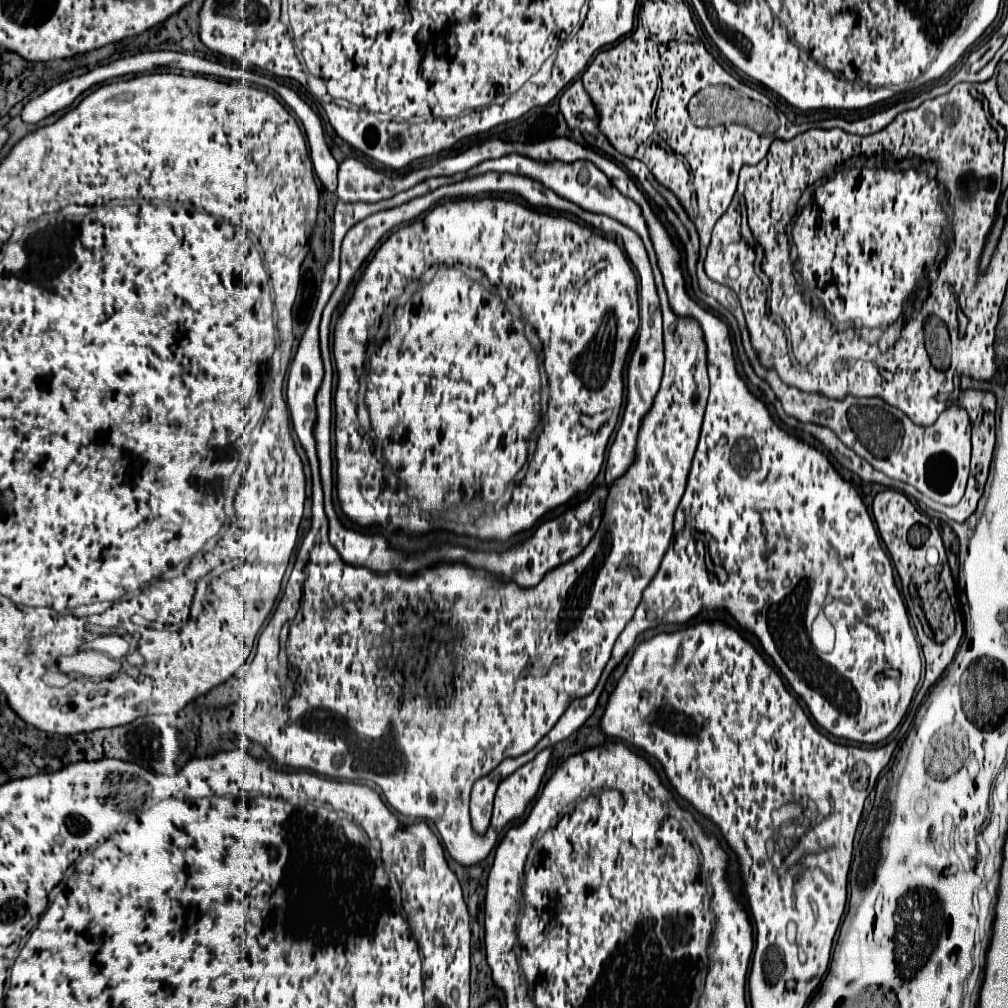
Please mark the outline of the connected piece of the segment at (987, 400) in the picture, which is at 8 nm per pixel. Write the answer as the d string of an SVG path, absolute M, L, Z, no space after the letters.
M959 393L957 399L969 413L973 425L973 455L991 455L995 445L995 395Z

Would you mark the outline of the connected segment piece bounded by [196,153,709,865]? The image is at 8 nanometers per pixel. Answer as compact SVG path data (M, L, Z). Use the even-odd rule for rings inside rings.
M511 153L511 155L507 155L507 157L499 157L499 159L491 159L491 161L483 161L483 163L479 163L477 167L473 167L471 171L467 171L467 173L457 173L457 175L449 175L449 177L431 177L431 179L425 179L425 181L421 181L419 185L415 185L415 187L411 187L411 189L407 189L407 191L401 191L401 193L397 193L397 195L393 195L391 199L383 199L383 201L379 201L379 203L343 203L343 201L337 201L335 203L335 213L333 213L333 251L331 251L331 257L329 257L329 261L325 263L325 273L323 273L323 281L321 281L321 287L319 287L319 297L317 297L317 305L315 305L315 309L313 309L313 315L311 315L311 319L309 319L309 323L307 323L307 329L305 329L305 333L303 333L303 337L301 337L301 341L299 341L299 347L297 347L297 353L295 353L295 357L293 357L293 361L291 361L291 365L289 365L289 379L287 379L287 407L289 407L289 417L291 417L291 425L293 425L293 429L295 429L295 433L297 433L297 437L299 437L299 443L301 443L301 447L305 449L305 453L307 453L307 459L309 459L309 465L311 465L311 483L313 483L313 487L311 487L311 499L313 499L313 507L311 507L311 529L309 529L309 532L306 534L306 536L302 539L301 547L299 547L299 553L297 553L297 561L295 561L295 567L293 567L293 571L289 577L289 581L287 581L287 585L285 587L284 593L280 599L280 601L277 604L277 607L269 620L267 627L265 627L265 631L262 631L259 635L258 641L257 641L257 650L255 653L255 659L251 661L251 665L249 665L249 669L247 669L247 675L243 677L243 681L241 681L241 685L239 685L239 693L238 688L235 685L233 677L228 679L225 683L215 687L212 689L207 695L199 698L196 700L197 705L199 707L205 707L206 709L213 708L222 708L229 704L235 704L238 709L236 710L237 714L240 713L240 718L237 719L236 727L237 731L239 728L240 733L237 734L237 739L235 739L235 747L231 747L231 749L223 749L226 751L233 750L238 748L239 745L239 739L241 735L244 735L248 739L251 739L251 741L257 741L257 743L261 743L267 751L269 751L269 755L279 763L279 765L289 765L289 767L301 767L301 769L309 769L309 771L317 771L319 775L325 775L325 777L335 777L335 779L343 779L343 781L373 781L373 783L377 783L381 789L383 789L383 793L385 793L385 797L387 797L387 801L389 801L389 805L393 807L393 809L397 809L401 815L409 815L409 817L419 817L419 819L427 819L427 821L431 821L433 825L435 825L435 829L437 829L437 833L439 833L439 837L441 837L441 841L443 841L443 845L447 847L447 851L449 851L449 855L455 859L455 861L459 861L461 865L473 865L473 863L479 863L479 861L483 861L487 855L489 855L489 851L493 849L497 843L498 843L498 837L499 833L501 833L501 830L503 830L508 822L513 821L513 819L517 819L517 817L521 817L523 813L525 813L525 807L529 805L529 801L537 795L537 791L539 791L539 785L541 785L541 779L543 779L543 773L545 773L545 769L547 769L547 763L549 763L549 757L551 757L551 749L545 749L545 751L541 751L531 763L525 763L523 767L519 767L513 775L509 775L507 779L503 779L501 783L499 783L499 789L497 789L497 795L495 795L495 807L493 807L493 817L491 817L491 824L487 830L487 833L485 835L479 835L479 833L475 833L473 831L473 827L471 827L471 819L469 819L469 803L470 803L470 794L471 794L471 787L473 787L473 781L477 781L479 777L485 777L487 773L491 773L503 759L507 759L507 757L517 757L517 755L523 755L523 753L527 753L529 749L533 749L537 743L539 743L539 739L543 737L543 735L547 735L549 733L549 729L559 721L559 717L565 713L565 709L569 707L569 703L573 701L573 699L579 699L579 697L583 697L583 695L589 695L593 689L595 689L595 685L597 685L597 681L599 681L599 677L601 677L601 673L603 673L603 669L605 669L605 665L607 665L607 661L609 661L609 657L611 657L611 649L613 649L613 643L615 643L615 639L619 637L619 633L625 629L625 625L631 621L631 617L633 617L633 613L635 613L635 609L637 609L637 605L639 605L639 601L641 601L641 593L643 593L643 589L647 587L647 583L653 579L653 575L655 575L655 571L659 569L659 563L661 563L661 559L663 559L663 553L667 551L667 547L669 547L669 543L671 543L671 539L673 539L673 515L675 515L675 509L677 509L677 505L679 505L679 501L681 501L681 497L683 497L683 493L685 493L685 485L687 485L687 475L689 475L689 467L691 467L691 459L693 459L693 453L695 453L695 447L697 447L697 441L699 441L699 431L701 431L701 423L703 423L703 413L705 413L705 405L707 405L707 395L709 395L709 377L707 377L707 347L705 347L705 339L703 339L703 331L701 331L701 327L699 327L699 323L693 319L693 317L679 317L679 315L675 315L673 313L673 309L671 309L671 305L669 305L669 299L667 299L667 291L665 291L665 285L663 285L663 277L661 277L661 271L659 271L659 267L657 267L657 257L655 257L655 251L653 251L653 245L651 245L651 239L649 239L649 229L647 229L647 223L643 221L643 213L641 213L641 209L639 209L639 205L635 205L635 201L631 201L629 197L623 197L613 185L611 185L611 181L607 181L607 175L601 171L601 169L597 169L591 161L575 161L575 165L563 165L561 161L551 161L551 163L545 163L545 161L531 161L529 157L519 157L517 153ZM471 171L473 171L473 175L479 175L479 173L487 173L487 171L499 171L499 173L505 173L505 171L511 171L511 173L519 173L519 175L527 175L527 177L531 177L531 179L537 179L537 181L541 181L545 187L549 187L549 189L553 189L557 195L561 195L561 197L565 197L565 199L569 199L569 201L573 201L575 205L579 205L579 207L583 207L583 209L587 209L587 211L591 211L591 213L605 213L605 215L609 215L609 217L613 217L613 219L617 219L617 221L621 221L621 223L625 223L627 227L631 227L635 233L639 233L639 237L643 239L643 243L645 243L645 247L647 247L647 253L649 253L649 259L651 259L651 265L653 265L653 273L655 273L655 283L657 283L657 291L659 291L659 299L661 299L661 309L663 309L663 331L665 331L665 375L663 375L663 381L661 381L661 389L659 389L659 393L657 393L657 397L655 397L655 403L653 403L653 409L647 413L647 417L643 419L643 425L641 425L641 431L639 431L639 443L637 443L637 459L635 459L635 463L631 465L631 469L621 477L621 479L617 479L617 481L613 481L613 485L611 485L611 489L609 489L609 497L607 497L607 505L605 505L605 515L603 515L603 521L601 521L601 527L599 527L599 531L597 531L597 535L593 537L593 541L587 545L587 549L579 555L579 557L575 557L573 561L569 561L569 563L565 563L565 565L561 565L561 567L557 567L557 569L553 569L553 571L549 571L547 573L547 577L543 577L543 581L537 585L537 587L533 587L533 589L521 589L521 587L517 587L515 583L499 583L499 581L491 581L491 577L485 573L485 571L481 571L481 569L471 569L471 567L467 567L467 565L461 565L461 563L455 563L455 565L437 565L437 567L433 567L433 569L425 569L425 571L421 571L417 577L413 577L413 579L403 579L401 575L397 575L395 571L391 571L391 575L373 575L371 571L367 571L367 569L361 569L361 567L353 567L353 565L347 565L347 563L343 563L341 561L341 557L339 557L339 553L333 549L333 546L329 543L328 539L328 519L321 511L321 479L319 479L319 463L317 463L317 453L315 453L315 437L313 437L313 425L315 425L315 417L317 417L317 411L315 411L315 393L317 393L317 389L319 389L319 385L321 385L321 379L323 379L323 361L321 361L321 353L319 353L319 319L321 319L321 311L323 311L323 307L325 307L325 303L329 301L329 297L331 297L331 293L333 293L333 289L335 289L335 285L337 285L337 281L339 281L339 249L341 249L341 241L343 241L343 237L345 237L345 233L355 225L355 223L359 223L359 221L363 221L365 217L369 217L369 215L373 215L373 213L377 213L377 211L381 211L381 209L391 209L391 207L397 207L397 205L403 205L403 203L407 203L407 201L411 201L411 199L415 199L415 197L421 197L421 195L425 195L425 193L429 193L429 191L433 191L433 189L437 189L437 187L441 187L441 185L449 185L449 183L455 183L455 181L461 181L461 179L465 179L465 177L469 177L471 175ZM309 573L315 573L315 589L307 589L309 587L309 583L305 585L305 583L301 583L301 577L309 577ZM395 628L404 628L401 630L399 635L395 635L395 631L393 629ZM307 665L319 665L319 669L323 669L323 677L307 677Z

